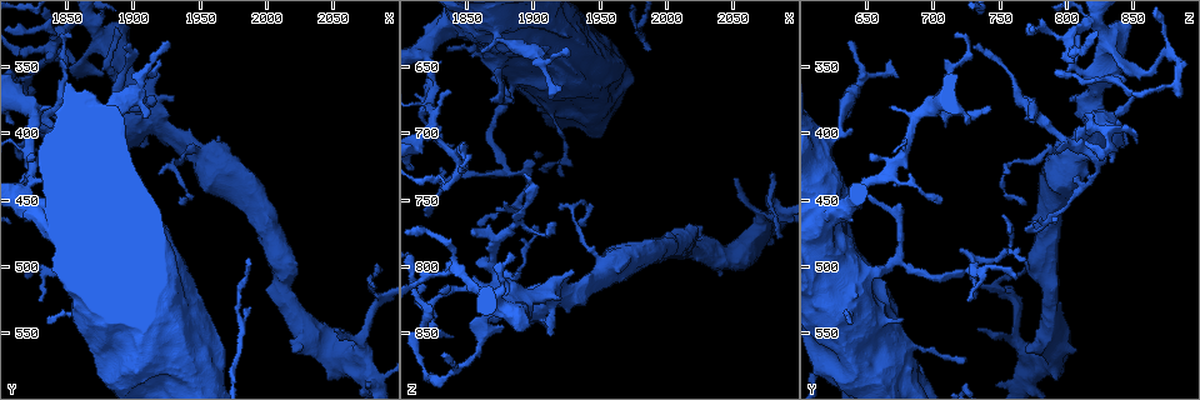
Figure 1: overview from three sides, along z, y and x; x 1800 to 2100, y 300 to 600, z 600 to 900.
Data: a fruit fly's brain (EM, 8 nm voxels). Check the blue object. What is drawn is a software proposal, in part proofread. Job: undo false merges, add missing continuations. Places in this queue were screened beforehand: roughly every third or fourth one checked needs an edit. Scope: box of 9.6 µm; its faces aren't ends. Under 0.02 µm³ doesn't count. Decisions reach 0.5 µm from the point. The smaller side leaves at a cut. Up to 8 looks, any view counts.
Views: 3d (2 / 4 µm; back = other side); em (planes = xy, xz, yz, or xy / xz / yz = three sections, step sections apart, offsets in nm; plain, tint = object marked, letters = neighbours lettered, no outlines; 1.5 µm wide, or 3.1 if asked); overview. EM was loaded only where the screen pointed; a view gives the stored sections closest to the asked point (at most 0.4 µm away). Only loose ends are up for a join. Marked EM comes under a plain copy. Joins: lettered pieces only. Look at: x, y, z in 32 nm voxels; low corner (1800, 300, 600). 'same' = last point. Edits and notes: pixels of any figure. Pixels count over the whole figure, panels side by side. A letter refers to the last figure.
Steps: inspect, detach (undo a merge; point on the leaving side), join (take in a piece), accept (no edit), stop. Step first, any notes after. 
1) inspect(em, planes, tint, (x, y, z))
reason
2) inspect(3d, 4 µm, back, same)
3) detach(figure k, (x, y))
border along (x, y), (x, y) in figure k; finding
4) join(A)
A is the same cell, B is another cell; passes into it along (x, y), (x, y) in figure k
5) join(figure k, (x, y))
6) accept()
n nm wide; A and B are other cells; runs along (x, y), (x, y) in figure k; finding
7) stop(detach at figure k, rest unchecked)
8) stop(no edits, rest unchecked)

inspect(3d, 2 µm, (1846, 398, 818))
narrows sharply

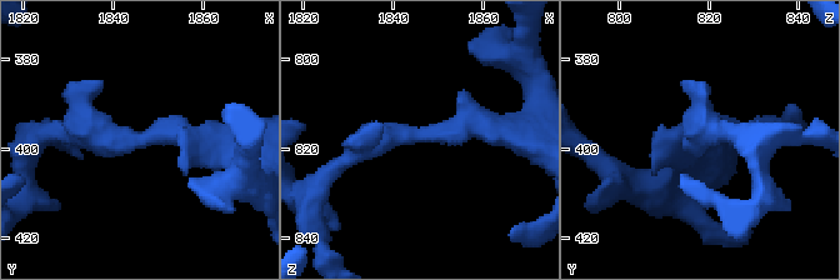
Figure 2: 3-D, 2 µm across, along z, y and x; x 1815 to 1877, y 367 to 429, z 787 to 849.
inspect(em, planes, letters, (1846, 396, 816))
arms of 180, 220 nm; now the EM

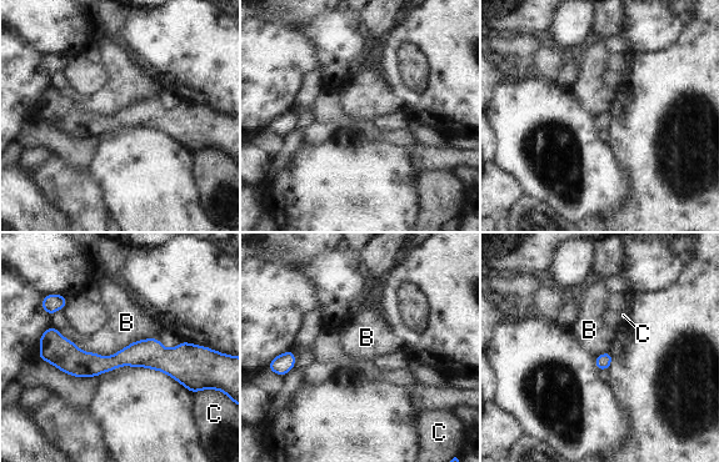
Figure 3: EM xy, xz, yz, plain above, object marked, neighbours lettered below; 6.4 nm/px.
accept()
100 nm wide; B and C are other cells; border along (154, 336), (108, 356), (74, 344) in figure 3; all the same neuron

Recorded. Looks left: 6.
inspect(em, xz, step 4, letters, (1824, 416, 652))

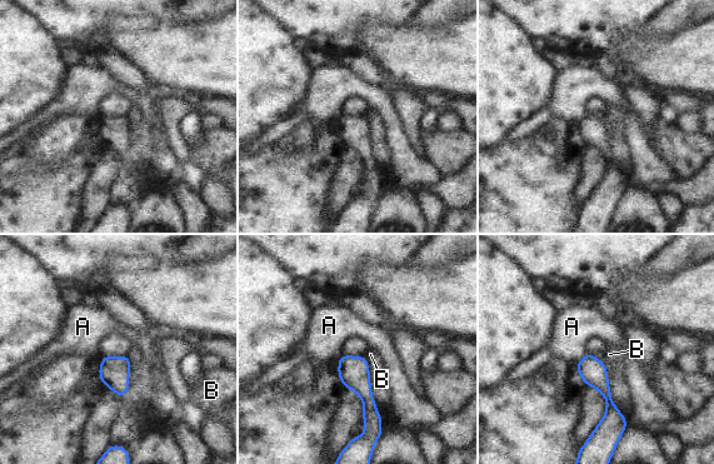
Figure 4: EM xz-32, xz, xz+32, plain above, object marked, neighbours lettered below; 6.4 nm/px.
inspect(em, planes, letters, same)

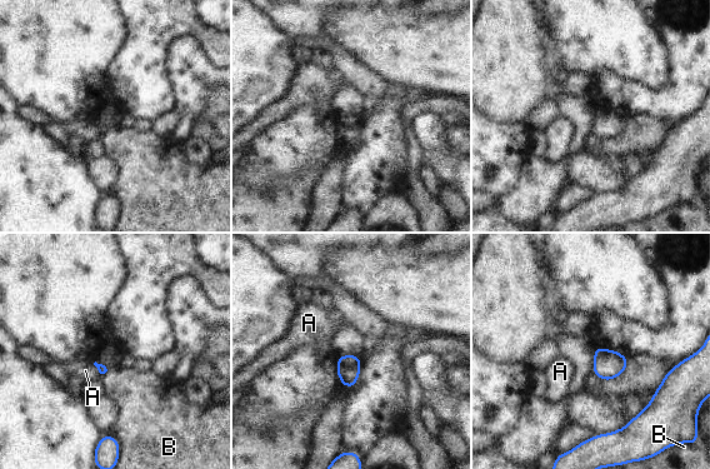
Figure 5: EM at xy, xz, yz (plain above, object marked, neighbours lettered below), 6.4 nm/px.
accept()
A and B are other cells; border along (593, 372), (603, 379) in figure 5; none of them fits

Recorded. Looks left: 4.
inspect(em, planes, letters, (1930, 572, 722))
tapers out

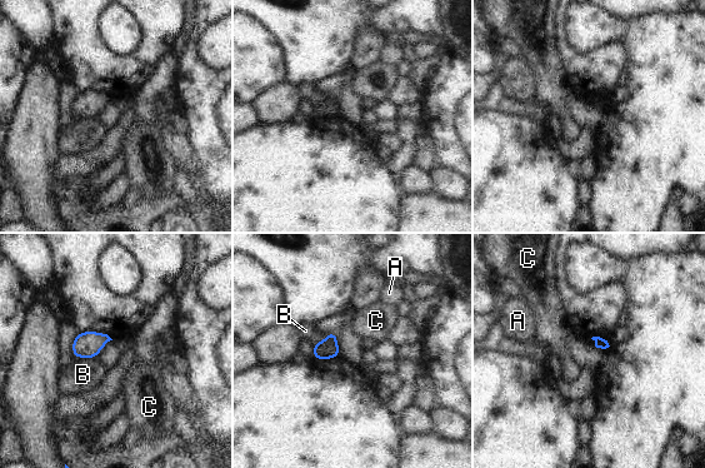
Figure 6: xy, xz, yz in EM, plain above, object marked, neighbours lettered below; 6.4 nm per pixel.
accept()
B touches over 140 nm; A, B and C are other cells; border along (76, 357), (96, 358) in figure 6; none of them fits

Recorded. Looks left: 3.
inspect(3d, 2 µm, (1900, 492, 722))
free end

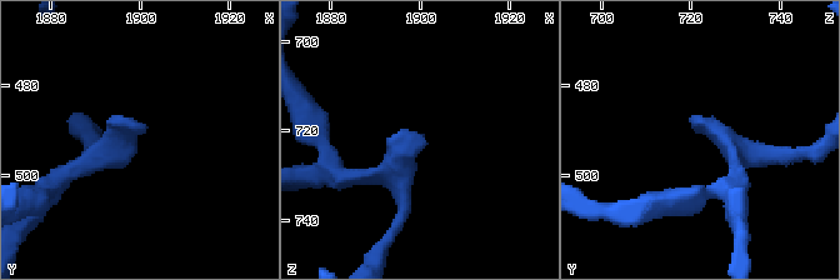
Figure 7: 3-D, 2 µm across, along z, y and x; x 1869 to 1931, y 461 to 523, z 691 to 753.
inspect(em, planes, letters, (1900, 489, 720))

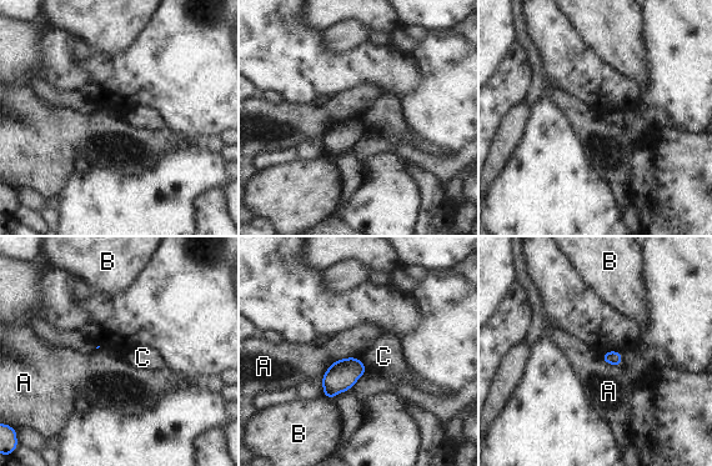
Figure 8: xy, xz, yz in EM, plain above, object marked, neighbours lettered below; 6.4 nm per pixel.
accept()
A touches over 280 nm; A, B and C are other cells; none of them fits

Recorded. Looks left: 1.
stop(no edits, rest unchecked)

